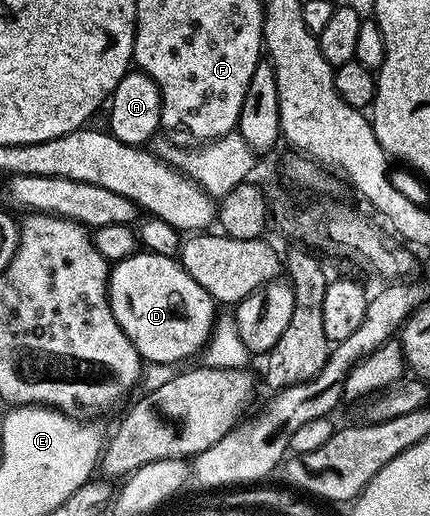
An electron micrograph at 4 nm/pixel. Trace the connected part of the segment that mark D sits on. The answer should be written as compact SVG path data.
M140 249L135 254L118 260L110 268L107 280L107 299L111 303L111 312L117 317L117 325L133 341L140 359L147 363L167 363L179 365L182 359L190 355L198 356L207 346L217 318L217 304L189 273L179 264L178 258L159 256L153 251Z

